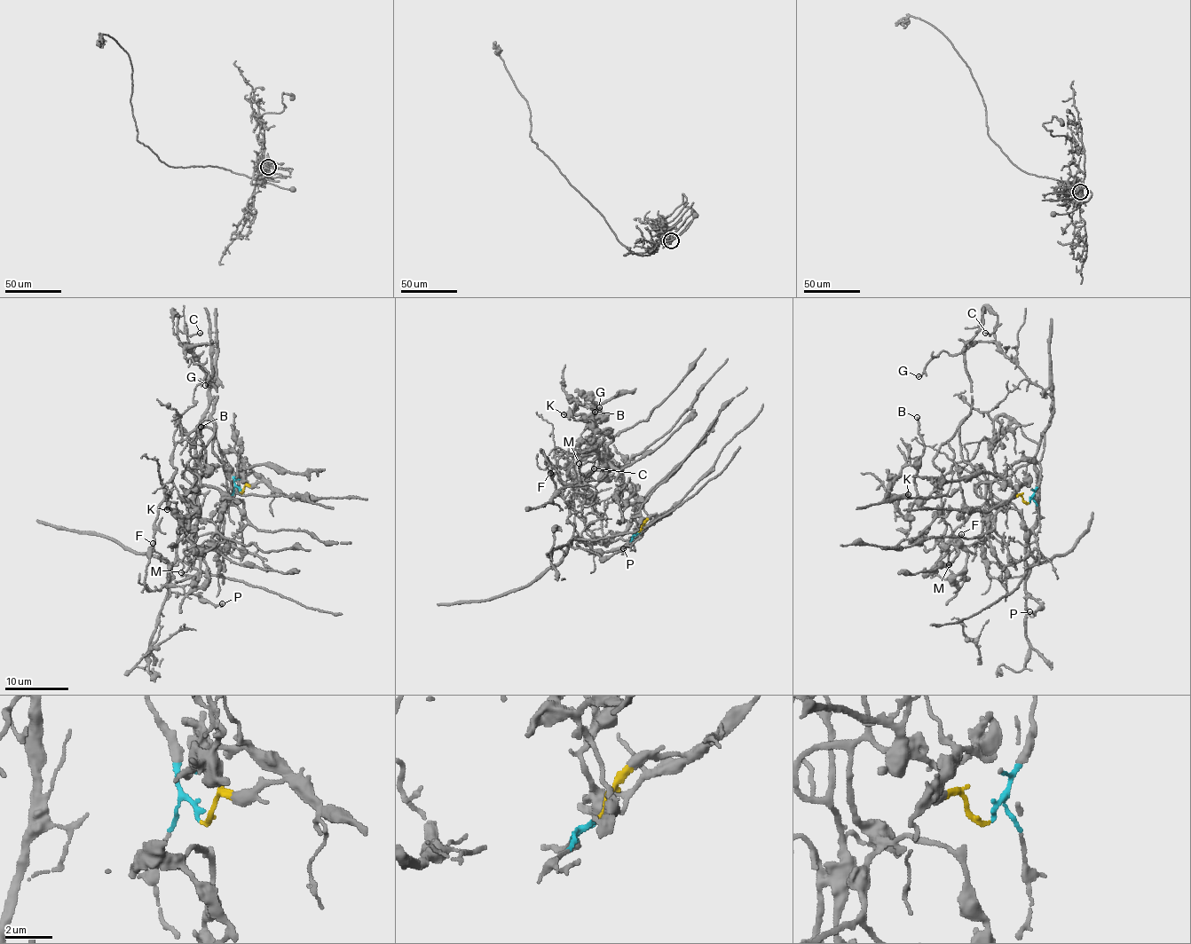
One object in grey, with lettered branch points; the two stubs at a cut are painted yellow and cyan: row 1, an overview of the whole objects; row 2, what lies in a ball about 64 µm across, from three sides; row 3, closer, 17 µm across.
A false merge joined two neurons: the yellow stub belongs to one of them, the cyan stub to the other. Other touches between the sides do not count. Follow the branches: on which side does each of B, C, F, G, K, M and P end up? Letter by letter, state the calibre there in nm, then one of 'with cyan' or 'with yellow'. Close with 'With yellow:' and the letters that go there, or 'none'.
B: 150 nm | with yellow
C: 130 nm | with cyan
F: 130 nm | with cyan
G: 130 nm | with cyan
K: 170 nm | with yellow
M: 130 nm | with yellow
P: 130 nm | with cyan
With yellow: B, K, M

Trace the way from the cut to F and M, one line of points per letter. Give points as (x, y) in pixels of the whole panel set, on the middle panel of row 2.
F: (638, 532), (627, 540), (594, 534), (590, 546), (574, 527), (574, 507), (556, 492), (551, 473)
M: (638, 532), (657, 517), (637, 523), (603, 434), (582, 455), (599, 457), (579, 464)

